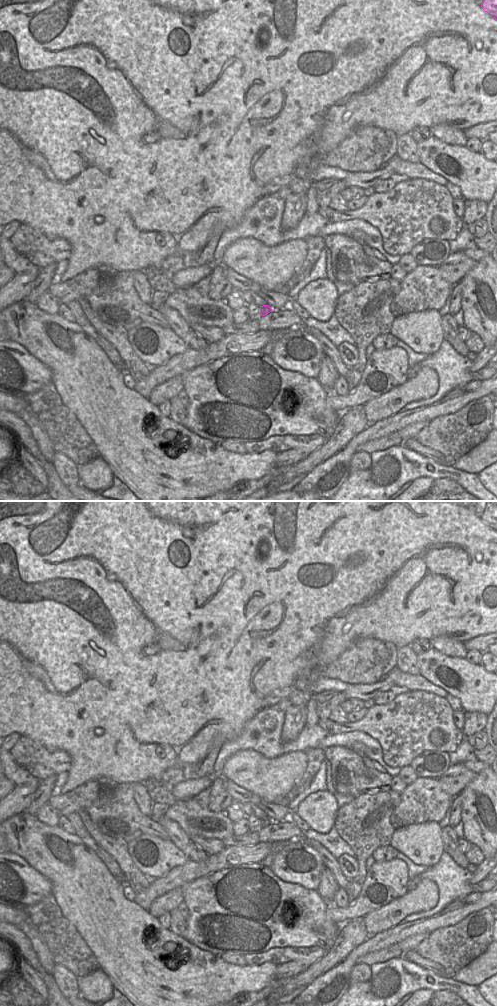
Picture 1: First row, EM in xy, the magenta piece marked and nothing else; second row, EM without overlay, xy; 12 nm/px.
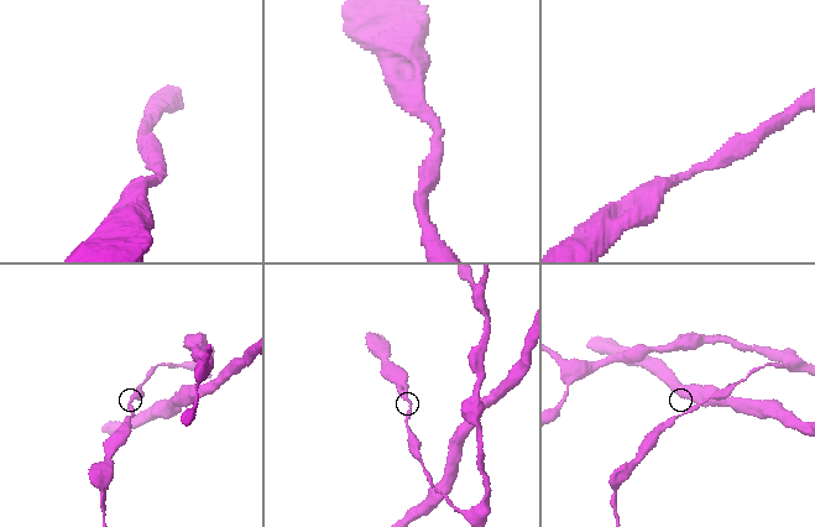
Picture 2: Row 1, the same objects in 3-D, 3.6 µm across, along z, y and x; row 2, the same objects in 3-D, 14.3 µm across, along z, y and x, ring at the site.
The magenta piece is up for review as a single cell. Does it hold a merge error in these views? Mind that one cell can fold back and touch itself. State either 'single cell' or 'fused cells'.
single cell

